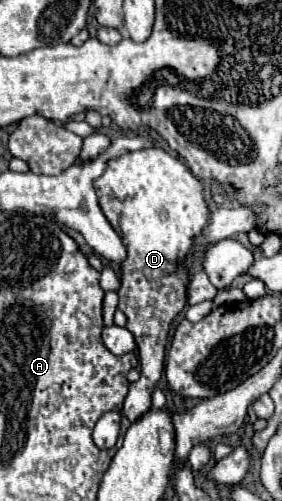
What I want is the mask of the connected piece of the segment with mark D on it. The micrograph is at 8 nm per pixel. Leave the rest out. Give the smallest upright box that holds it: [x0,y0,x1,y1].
[94,147,210,421]

